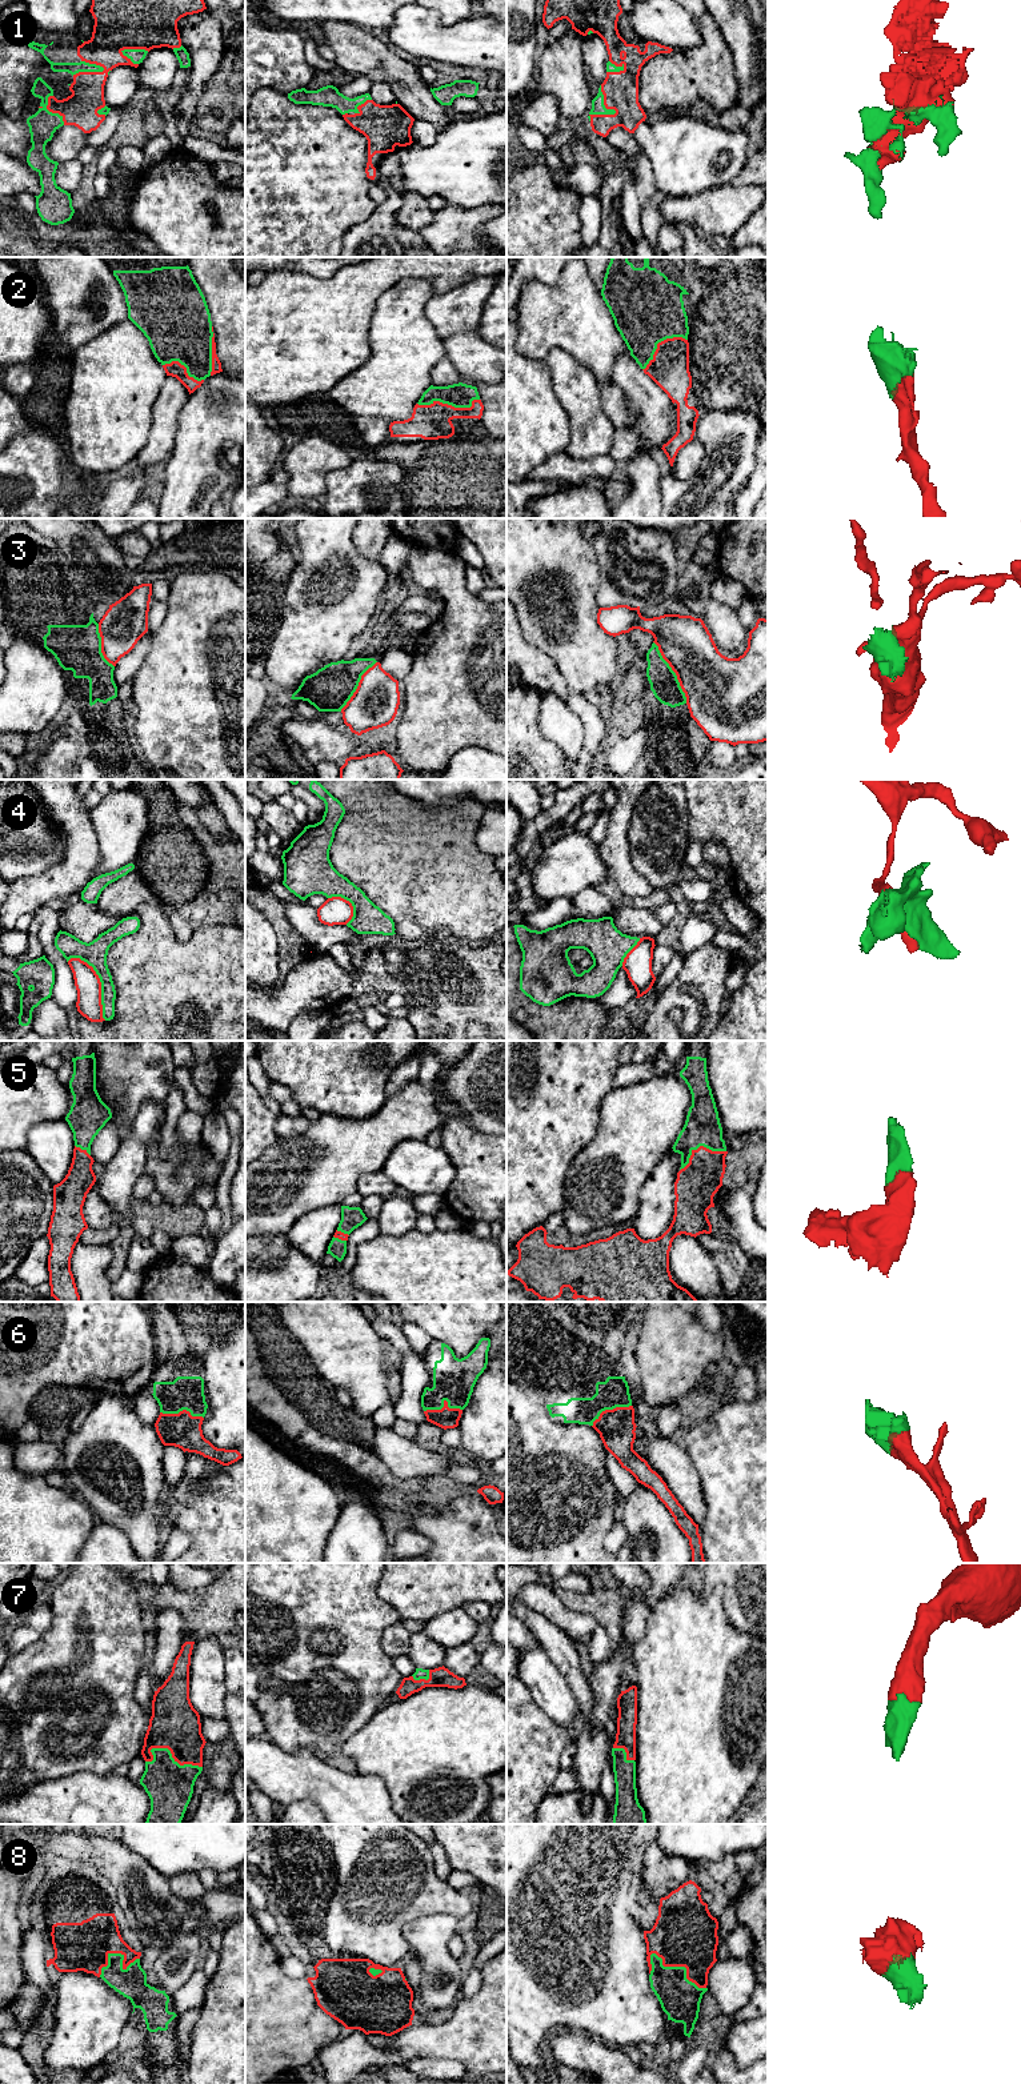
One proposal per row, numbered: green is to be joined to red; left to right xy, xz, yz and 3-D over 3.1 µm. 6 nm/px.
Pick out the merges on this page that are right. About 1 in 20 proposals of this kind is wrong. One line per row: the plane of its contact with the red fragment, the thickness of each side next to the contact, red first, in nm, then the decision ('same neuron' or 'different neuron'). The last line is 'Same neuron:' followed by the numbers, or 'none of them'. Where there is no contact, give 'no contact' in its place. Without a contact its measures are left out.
1: yz | 220/80 nm | same neuron
2: xz | 220/150 nm | same neuron
3: yz | 360/170 nm | different neuron
4: xy | 150/150 nm | different neuron
5: yz | 260/220 nm | same neuron
6: xz | 130/260 nm | same neuron
7: xy | 300/280 nm | same neuron
8: yz | 380/240 nm | same neuron
Same neuron: 1, 2, 5, 6, 7, 8

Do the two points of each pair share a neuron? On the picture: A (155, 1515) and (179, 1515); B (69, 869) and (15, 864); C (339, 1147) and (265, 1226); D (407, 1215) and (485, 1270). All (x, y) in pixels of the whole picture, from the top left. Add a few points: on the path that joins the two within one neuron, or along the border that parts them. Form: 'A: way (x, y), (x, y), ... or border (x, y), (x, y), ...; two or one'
A: border (168, 1487), (163, 1501), (164, 1522); two
B: border (60, 837), (61, 858), (37, 874), (19, 878); two
C: way (319, 1169), (307, 1181), (293, 1205), (287, 1209); one
D: border (413, 1229), (399, 1235), (383, 1235); two

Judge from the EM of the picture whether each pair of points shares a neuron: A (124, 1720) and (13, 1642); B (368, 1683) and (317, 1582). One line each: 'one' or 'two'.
A: two
B: one

